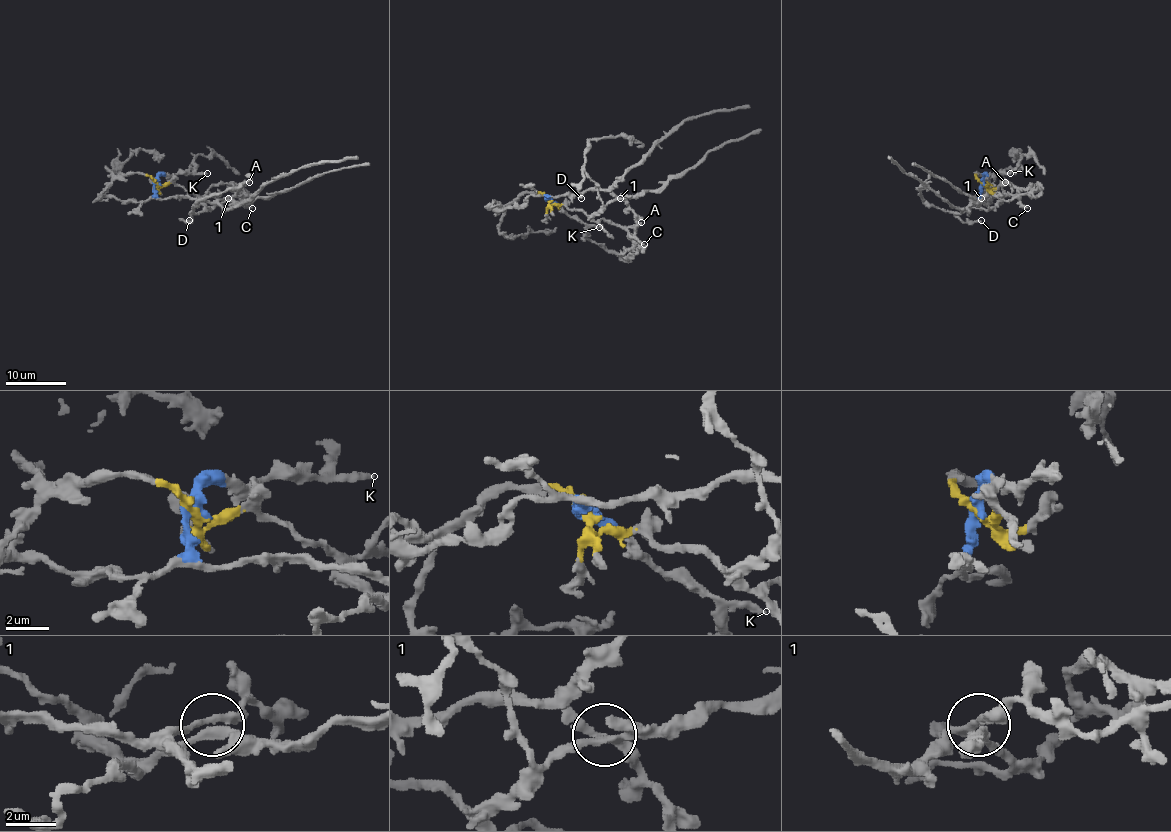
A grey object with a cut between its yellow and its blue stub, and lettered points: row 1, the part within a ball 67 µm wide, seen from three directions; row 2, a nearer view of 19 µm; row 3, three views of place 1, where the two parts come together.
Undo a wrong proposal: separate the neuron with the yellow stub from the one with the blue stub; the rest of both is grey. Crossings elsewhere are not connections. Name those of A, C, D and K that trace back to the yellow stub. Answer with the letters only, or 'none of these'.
A, D

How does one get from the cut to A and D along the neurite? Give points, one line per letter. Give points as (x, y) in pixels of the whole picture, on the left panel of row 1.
A: (156, 183), (174, 183), (202, 195), (211, 188), (250, 182)
D: (156, 183), (182, 186), (209, 210), (206, 207), (190, 221)

